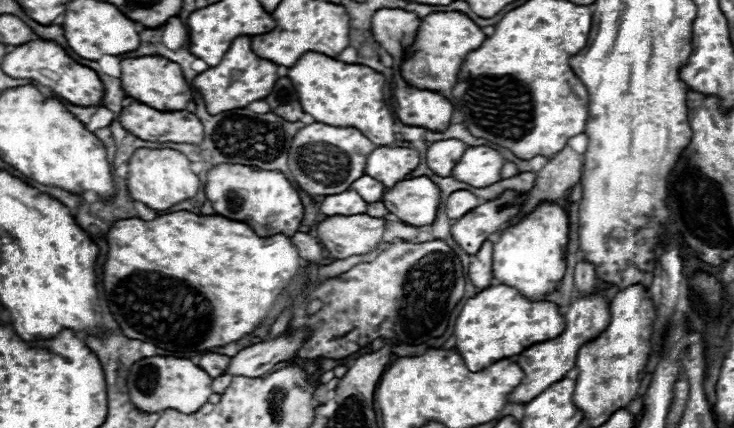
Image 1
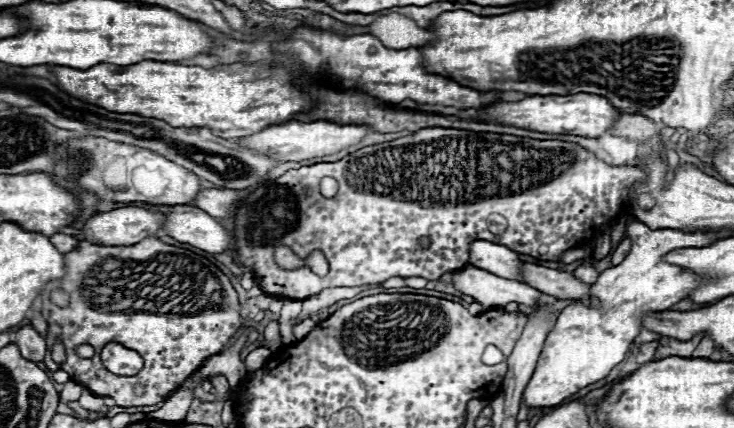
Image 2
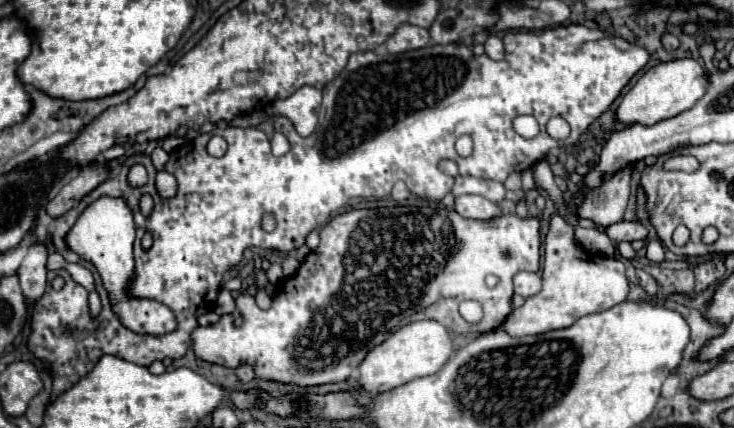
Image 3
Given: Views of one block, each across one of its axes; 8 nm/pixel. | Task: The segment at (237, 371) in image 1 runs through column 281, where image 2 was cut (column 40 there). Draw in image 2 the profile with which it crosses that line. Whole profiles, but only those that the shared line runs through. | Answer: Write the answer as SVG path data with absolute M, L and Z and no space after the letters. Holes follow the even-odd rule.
M24 326L16 332L16 338L14 342L18 344L22 356L26 360L32 360L32 362L42 362L44 360L44 354L46 354L46 342L44 338L32 328L32 326Z

